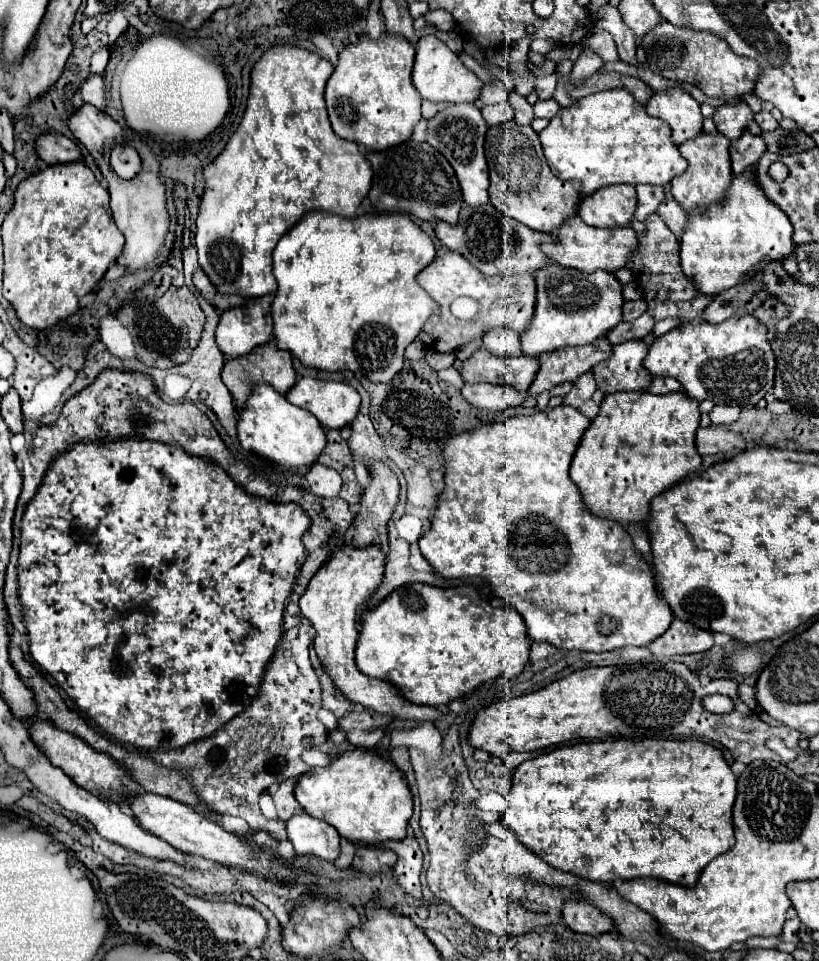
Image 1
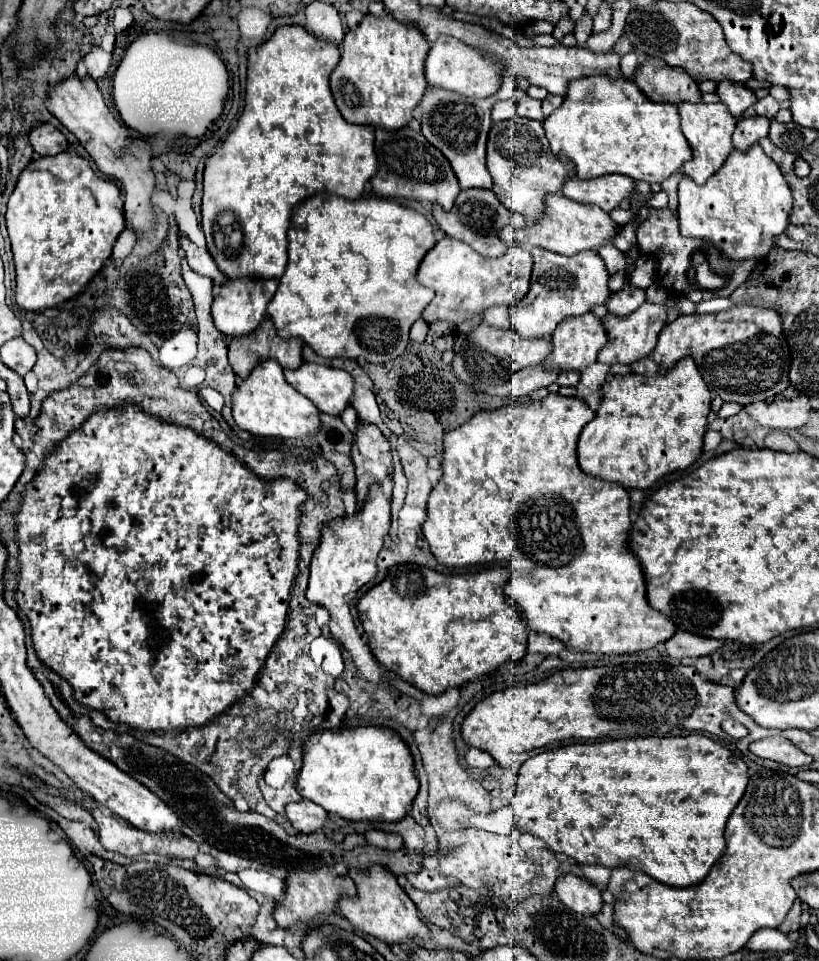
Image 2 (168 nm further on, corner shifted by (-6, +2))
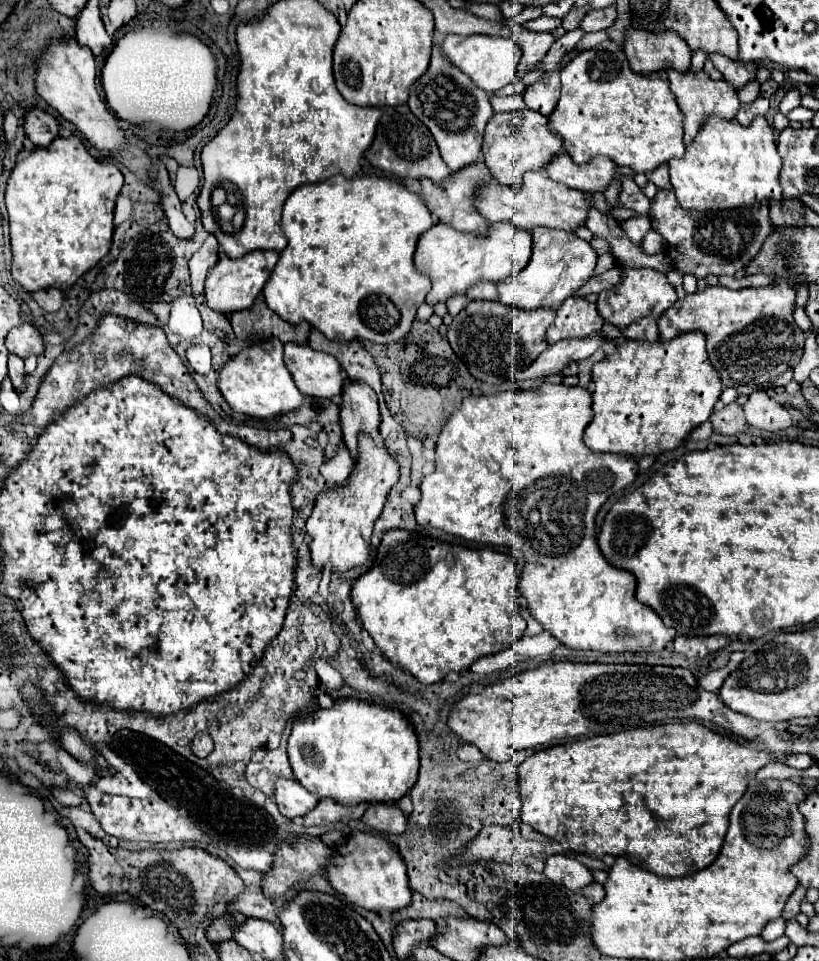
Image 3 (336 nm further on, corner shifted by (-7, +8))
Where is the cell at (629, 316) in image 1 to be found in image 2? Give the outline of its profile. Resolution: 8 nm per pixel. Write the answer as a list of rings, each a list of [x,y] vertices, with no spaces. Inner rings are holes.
[[[625,284],[619,292],[613,292],[607,302],[607,310],[615,316],[627,316],[645,302],[645,290]]]

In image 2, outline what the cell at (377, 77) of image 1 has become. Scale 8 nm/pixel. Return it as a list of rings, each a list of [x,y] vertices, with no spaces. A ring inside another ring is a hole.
[[[367,14],[357,28],[345,34],[341,60],[331,74],[331,92],[343,118],[351,124],[381,126],[385,130],[407,126],[413,108],[427,90],[427,52],[429,42],[417,26],[405,26],[405,22],[397,22],[391,14],[381,18]]]

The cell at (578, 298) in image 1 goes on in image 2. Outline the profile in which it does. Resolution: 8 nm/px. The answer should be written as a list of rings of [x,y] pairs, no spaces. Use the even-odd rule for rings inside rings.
[[[539,246],[533,248],[533,274],[529,294],[517,302],[517,306],[509,308],[511,324],[523,338],[531,336],[549,336],[557,328],[557,324],[567,316],[581,316],[589,312],[593,304],[605,304],[609,298],[609,272],[601,256],[593,250],[585,254],[575,254],[573,258],[563,254],[553,254],[549,250],[541,250]]]

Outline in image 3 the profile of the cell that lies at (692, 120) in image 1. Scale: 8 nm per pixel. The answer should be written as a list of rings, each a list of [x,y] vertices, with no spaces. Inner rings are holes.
[[[630,28],[626,32],[626,42],[624,42],[624,52],[626,58],[630,62],[630,68],[636,74],[644,74],[644,76],[652,76],[656,72],[662,70],[676,70],[676,72],[688,72],[690,70],[690,48],[686,48],[686,42],[676,34],[676,32],[642,32],[642,30],[634,30]]]

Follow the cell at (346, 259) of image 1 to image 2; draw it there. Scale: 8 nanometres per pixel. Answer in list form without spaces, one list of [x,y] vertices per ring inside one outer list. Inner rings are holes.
[[[319,192],[293,208],[287,240],[287,270],[267,306],[277,334],[281,338],[303,338],[323,358],[353,358],[375,364],[399,358],[413,322],[421,318],[421,312],[435,296],[433,290],[417,282],[419,262],[437,242],[429,220],[391,198],[347,200]]]

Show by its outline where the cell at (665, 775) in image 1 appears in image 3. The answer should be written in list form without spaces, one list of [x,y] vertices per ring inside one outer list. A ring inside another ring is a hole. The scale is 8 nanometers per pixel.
[[[680,722],[680,724],[666,724],[666,726],[652,726],[652,728],[634,728],[610,734],[610,736],[596,736],[596,738],[584,738],[584,740],[570,740],[564,744],[554,744],[550,748],[544,748],[536,754],[532,754],[526,762],[518,768],[518,784],[522,794],[522,822],[532,826],[536,832],[548,836],[554,842],[568,844],[574,852],[586,852],[596,858],[602,858],[606,854],[612,856],[628,856],[634,858],[642,868],[648,872],[662,876],[662,878],[680,878],[686,874],[694,874],[706,866],[710,866],[724,842],[726,830],[728,830],[728,814],[734,808],[734,804],[740,800],[740,796],[746,792],[750,778],[756,776],[756,770],[770,762],[768,752],[752,750],[750,746],[742,746],[722,734],[716,734],[714,730],[698,724],[698,722]]]

